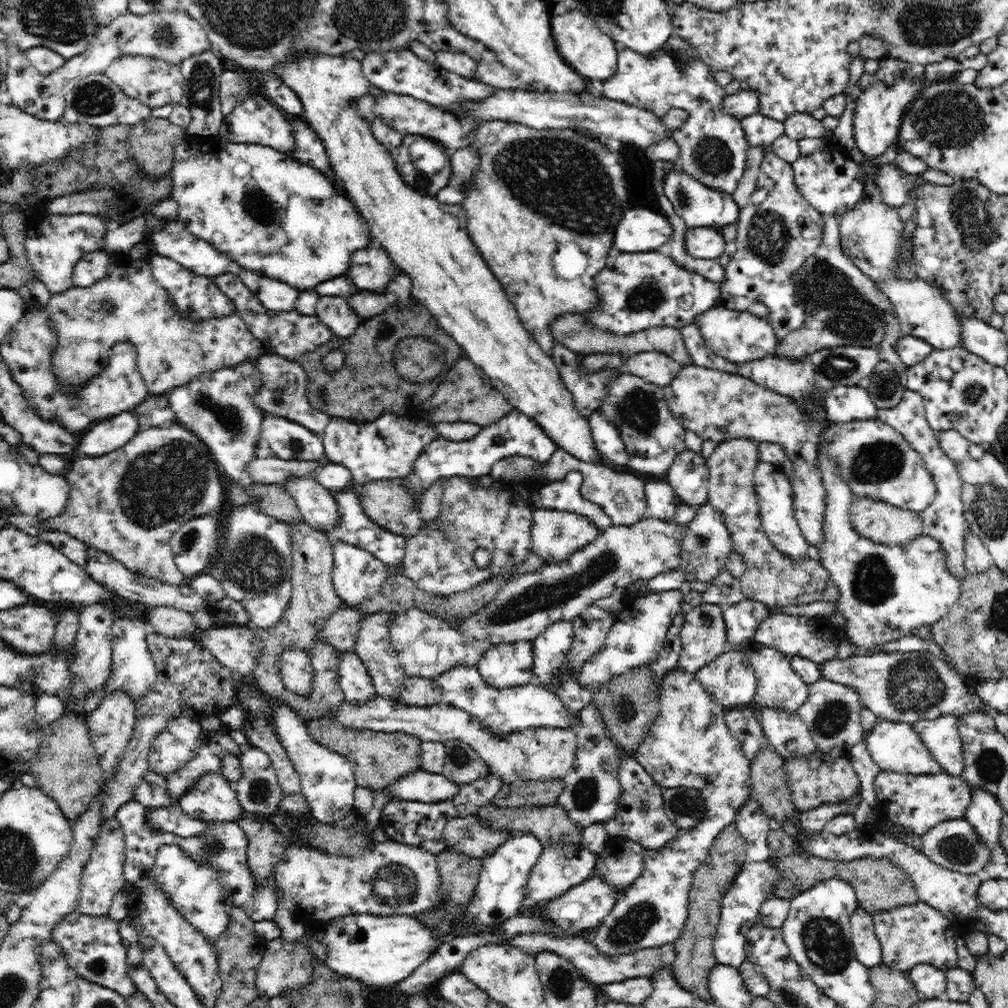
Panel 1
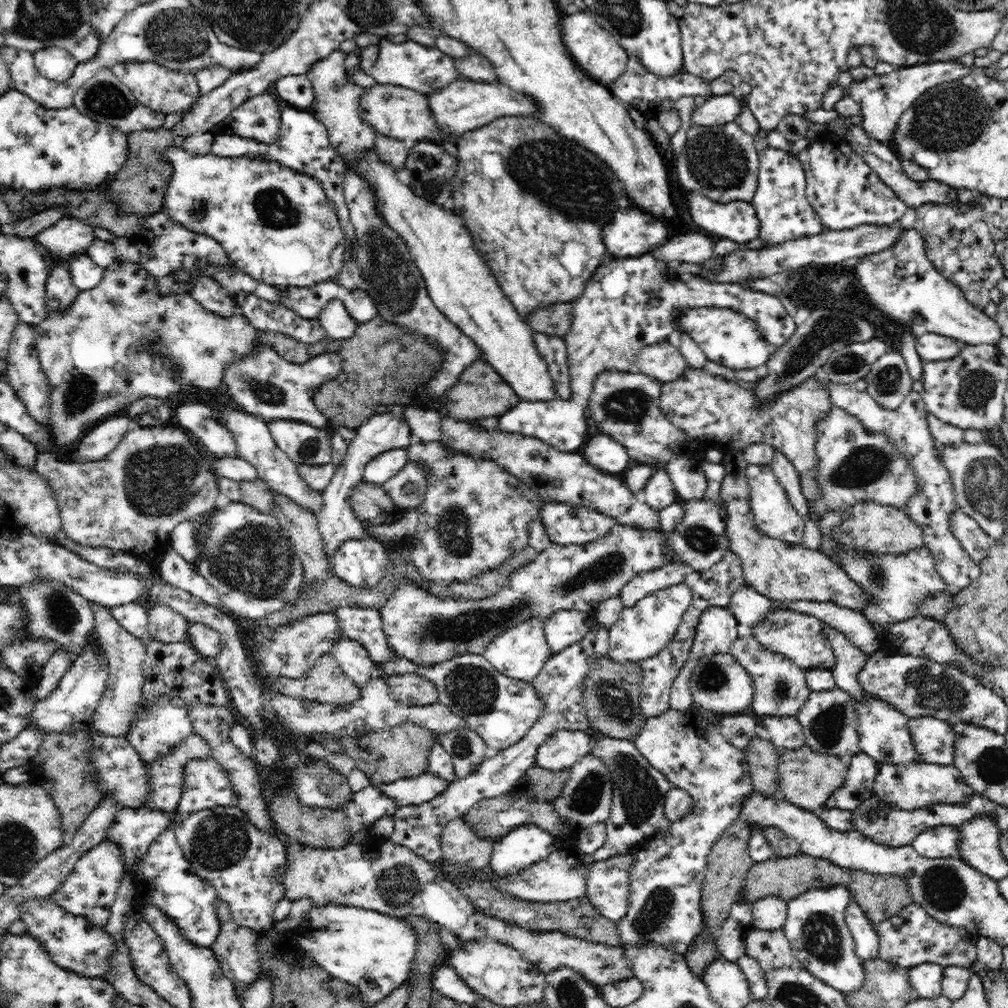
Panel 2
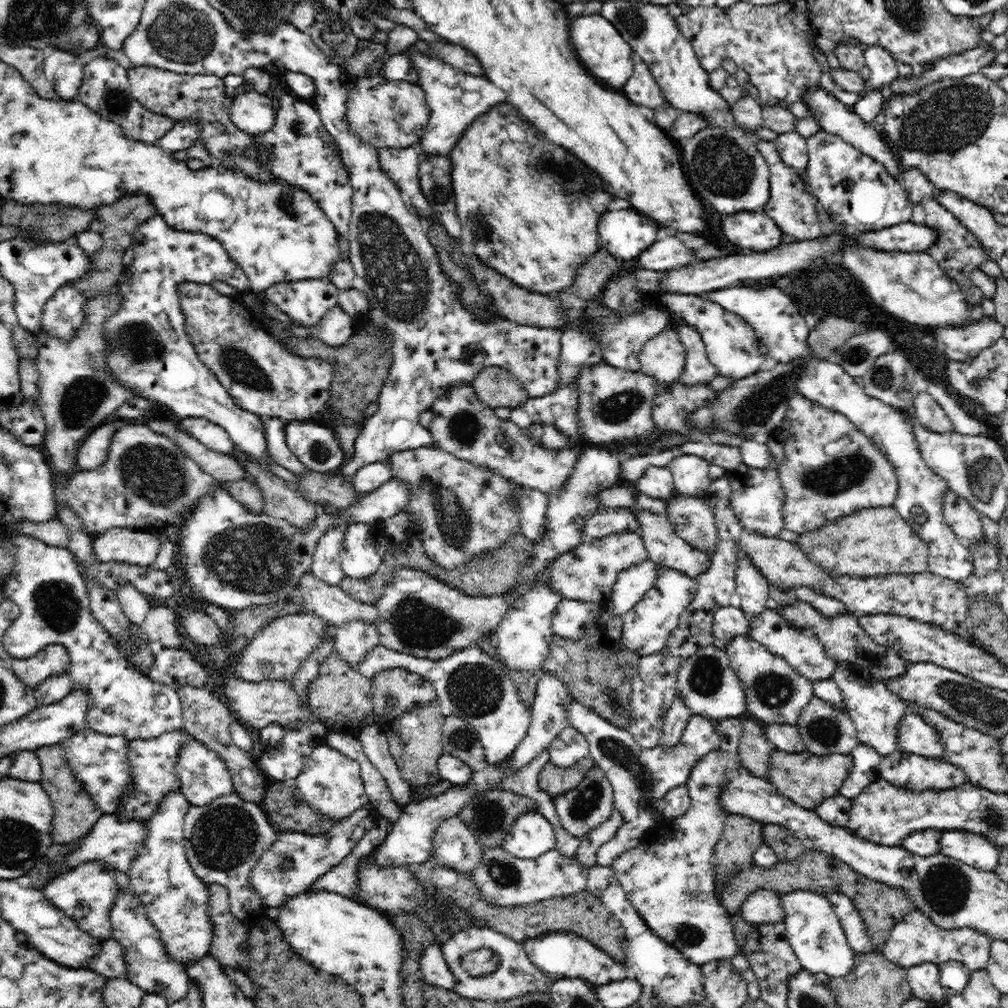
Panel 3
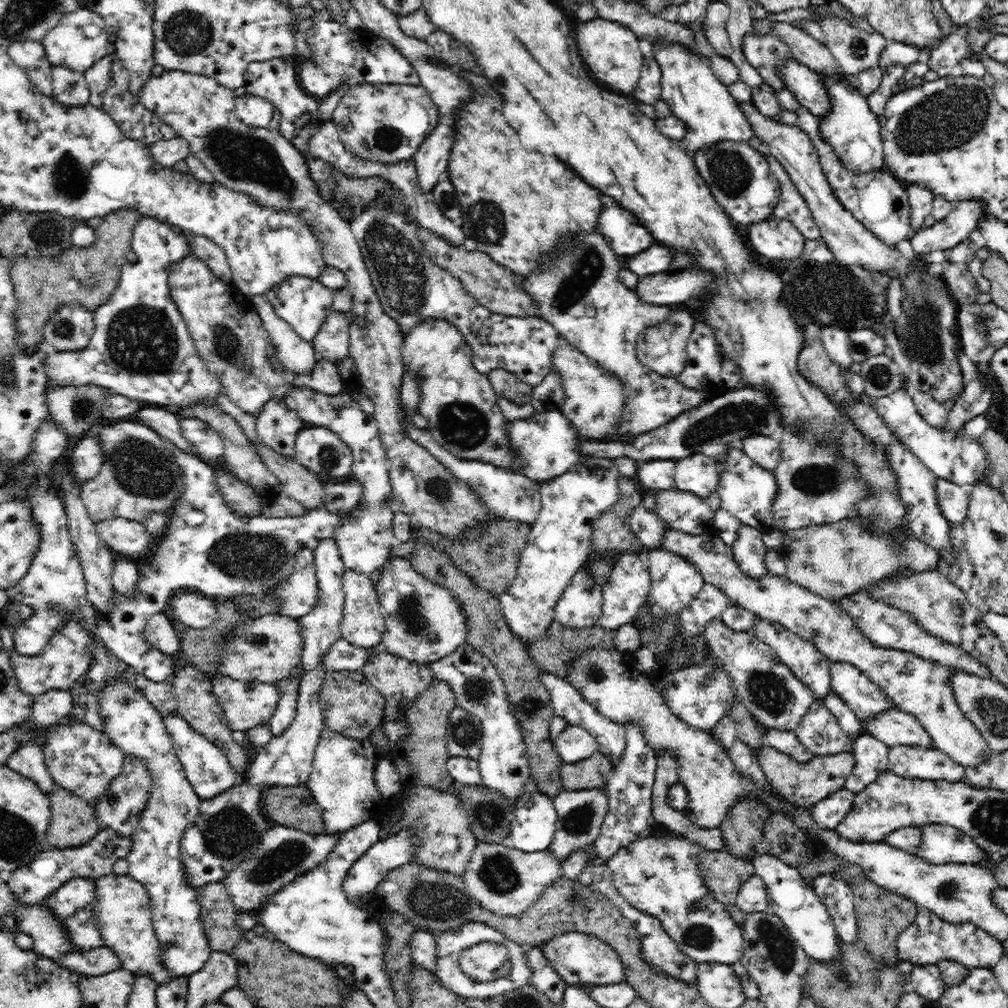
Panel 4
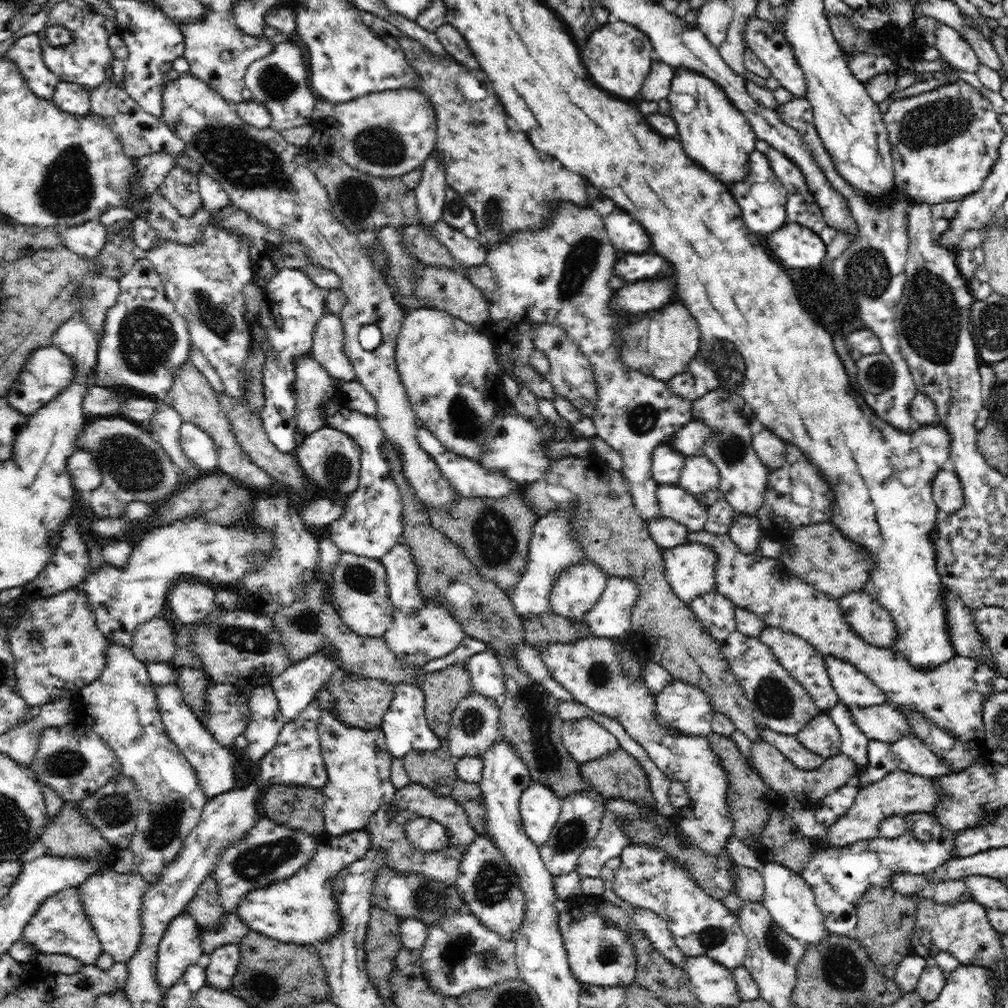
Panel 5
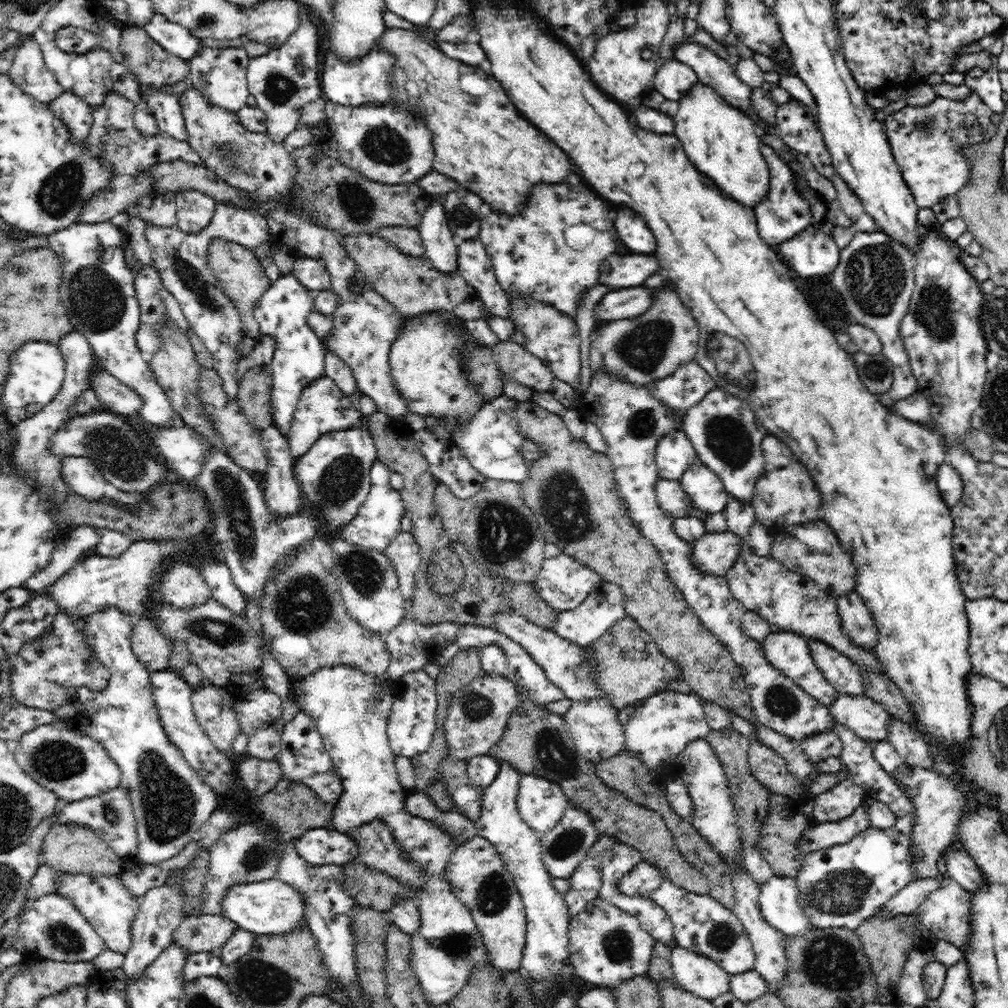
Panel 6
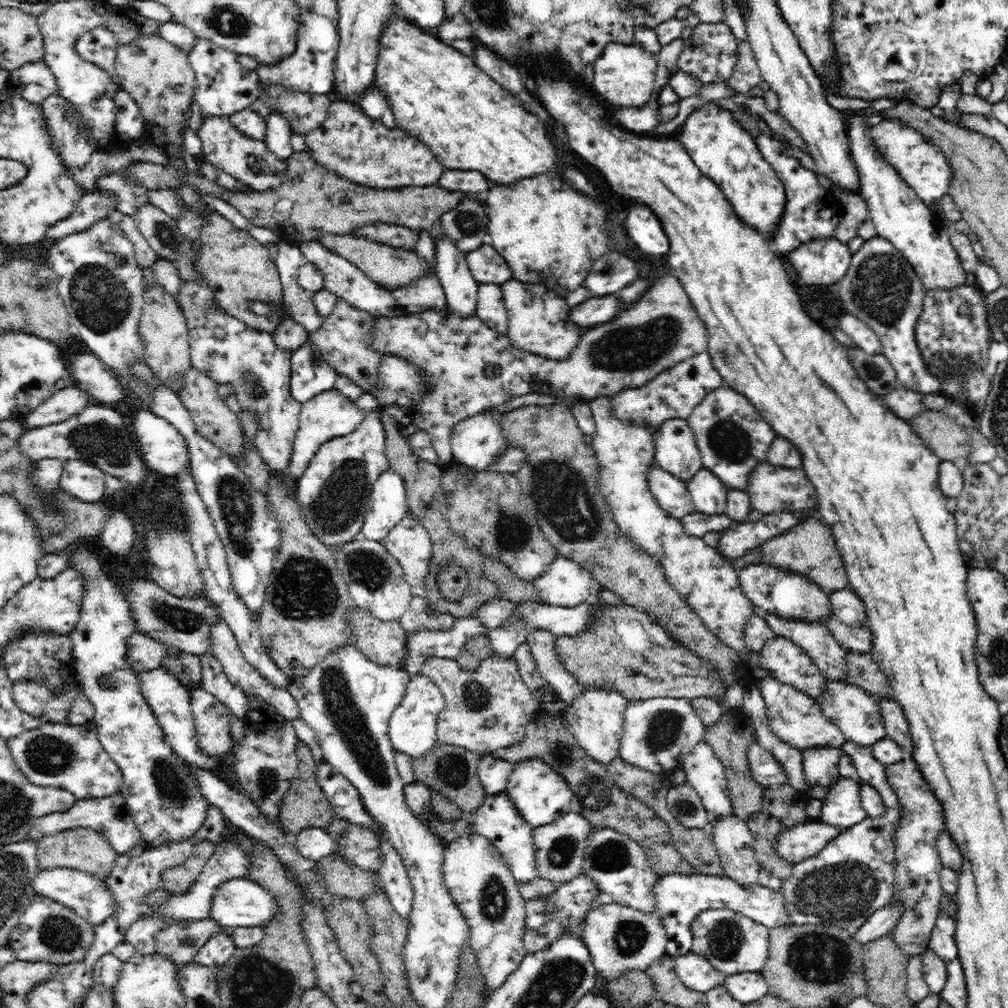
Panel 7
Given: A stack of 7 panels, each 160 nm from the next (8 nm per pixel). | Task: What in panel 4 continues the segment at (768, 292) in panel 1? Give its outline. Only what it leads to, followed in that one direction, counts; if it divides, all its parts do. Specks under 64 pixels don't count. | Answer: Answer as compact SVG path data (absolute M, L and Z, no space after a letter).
M754 135L749 141L750 147L760 151L767 162L769 170L773 176L777 178L780 184L780 200L774 208L774 217L781 220L788 220L797 226L802 234L805 234L806 240L818 240L821 233L816 223L814 223L813 213L810 211L809 205L802 197L801 192L792 182L786 169L778 162L778 159L770 152L766 143L762 142Z

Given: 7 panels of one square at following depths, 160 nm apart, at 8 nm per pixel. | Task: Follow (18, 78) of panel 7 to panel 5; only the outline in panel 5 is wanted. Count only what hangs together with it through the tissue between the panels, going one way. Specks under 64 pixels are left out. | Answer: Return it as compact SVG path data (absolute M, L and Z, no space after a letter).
M36 33L18 38L5 56L18 67L19 74L32 93L40 99L52 100L60 80L43 61L40 39Z

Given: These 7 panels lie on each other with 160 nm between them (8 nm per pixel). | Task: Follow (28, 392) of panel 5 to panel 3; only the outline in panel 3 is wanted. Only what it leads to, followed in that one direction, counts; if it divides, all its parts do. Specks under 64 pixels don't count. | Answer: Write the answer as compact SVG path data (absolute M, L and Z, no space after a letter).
M159 215L144 222L135 231L130 248L134 251L134 260L124 269L126 280L118 286L118 293L122 295L120 310L104 322L108 346L103 353L101 368L120 386L131 390L139 398L152 399L156 403L166 405L172 417L207 418L210 422L225 428L232 439L234 450L244 449L261 463L263 468L268 468L266 456L269 452L266 448L262 418L240 408L233 401L225 385L220 384L214 373L199 359L190 338L186 335L185 316L178 298L178 284L186 280L206 285L222 281L228 286L235 286L237 290L246 292L250 289L247 275L230 259L230 255L218 240L211 239L203 233L173 230Z

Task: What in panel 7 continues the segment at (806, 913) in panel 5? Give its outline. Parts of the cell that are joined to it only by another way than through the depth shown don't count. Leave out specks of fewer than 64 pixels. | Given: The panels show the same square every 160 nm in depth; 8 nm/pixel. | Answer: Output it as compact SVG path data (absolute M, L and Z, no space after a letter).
M668 873L660 876L652 888L654 899L656 899L656 910L668 936L665 955L677 957L691 952L693 934L691 922L697 914L706 909L719 909L728 907L734 912L742 913L744 916L764 924L769 930L778 928L779 925L790 925L786 918L786 907L783 906L782 889L771 889L760 884L744 888L741 884L724 876L708 876L702 874L678 874Z

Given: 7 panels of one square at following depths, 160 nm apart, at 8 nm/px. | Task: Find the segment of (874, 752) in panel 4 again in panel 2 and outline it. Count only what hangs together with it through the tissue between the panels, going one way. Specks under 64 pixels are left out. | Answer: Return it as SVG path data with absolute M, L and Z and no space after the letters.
M861 752L847 758L848 772L844 784L834 790L825 802L826 808L839 808L850 810L858 808L862 800L866 800L873 794L876 773L880 764Z

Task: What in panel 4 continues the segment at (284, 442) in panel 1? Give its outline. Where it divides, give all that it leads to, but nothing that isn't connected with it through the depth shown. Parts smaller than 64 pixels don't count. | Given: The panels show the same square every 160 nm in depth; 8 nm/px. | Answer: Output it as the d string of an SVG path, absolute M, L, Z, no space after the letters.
M307 426L298 431L294 460L327 481L350 475L353 451L327 428Z

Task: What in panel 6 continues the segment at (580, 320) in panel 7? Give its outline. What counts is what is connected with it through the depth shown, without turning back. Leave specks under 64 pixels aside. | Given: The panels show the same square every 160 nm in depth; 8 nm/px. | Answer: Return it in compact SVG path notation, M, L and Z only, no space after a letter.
M644 285L610 290L595 306L598 320L620 320L640 316L651 305L651 291Z

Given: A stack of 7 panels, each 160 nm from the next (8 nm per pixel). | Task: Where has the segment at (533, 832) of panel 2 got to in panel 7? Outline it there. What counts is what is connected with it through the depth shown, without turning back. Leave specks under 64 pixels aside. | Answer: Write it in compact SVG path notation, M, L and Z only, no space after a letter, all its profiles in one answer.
M542 758L520 761L514 767L504 792L510 797L510 802L514 803L522 819L533 829L553 824L570 812L576 804L573 789L568 781L549 762L542 761Z

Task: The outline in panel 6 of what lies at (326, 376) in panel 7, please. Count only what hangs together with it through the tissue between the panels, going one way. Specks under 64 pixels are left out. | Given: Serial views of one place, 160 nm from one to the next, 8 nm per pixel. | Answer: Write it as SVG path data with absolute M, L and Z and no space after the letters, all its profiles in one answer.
M293 274L280 275L253 310L262 335L274 337L276 341L276 350L270 362L272 418L273 424L284 436L289 436L291 419L302 391L314 379L325 375L326 348L306 321L308 314L314 310L310 291Z

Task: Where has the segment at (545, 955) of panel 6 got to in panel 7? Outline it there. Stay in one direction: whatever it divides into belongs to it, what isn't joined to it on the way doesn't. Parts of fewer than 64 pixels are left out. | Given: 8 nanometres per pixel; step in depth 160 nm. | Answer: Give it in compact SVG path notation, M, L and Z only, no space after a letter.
M505 792L498 795L487 795L487 798L476 811L465 815L471 823L472 833L485 836L501 852L504 862L512 871L517 882L532 882L535 874L535 846L533 828L519 815L514 803L510 802Z

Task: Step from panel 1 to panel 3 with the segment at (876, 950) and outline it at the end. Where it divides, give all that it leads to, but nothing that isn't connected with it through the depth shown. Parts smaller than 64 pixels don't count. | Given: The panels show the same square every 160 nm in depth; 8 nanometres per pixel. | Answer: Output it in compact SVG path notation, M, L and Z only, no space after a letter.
M837 890L824 892L823 894L830 900L831 906L834 907L834 912L838 915L839 923L844 929L851 949L856 953L873 952L867 926L862 920L862 914L855 907L853 899Z

